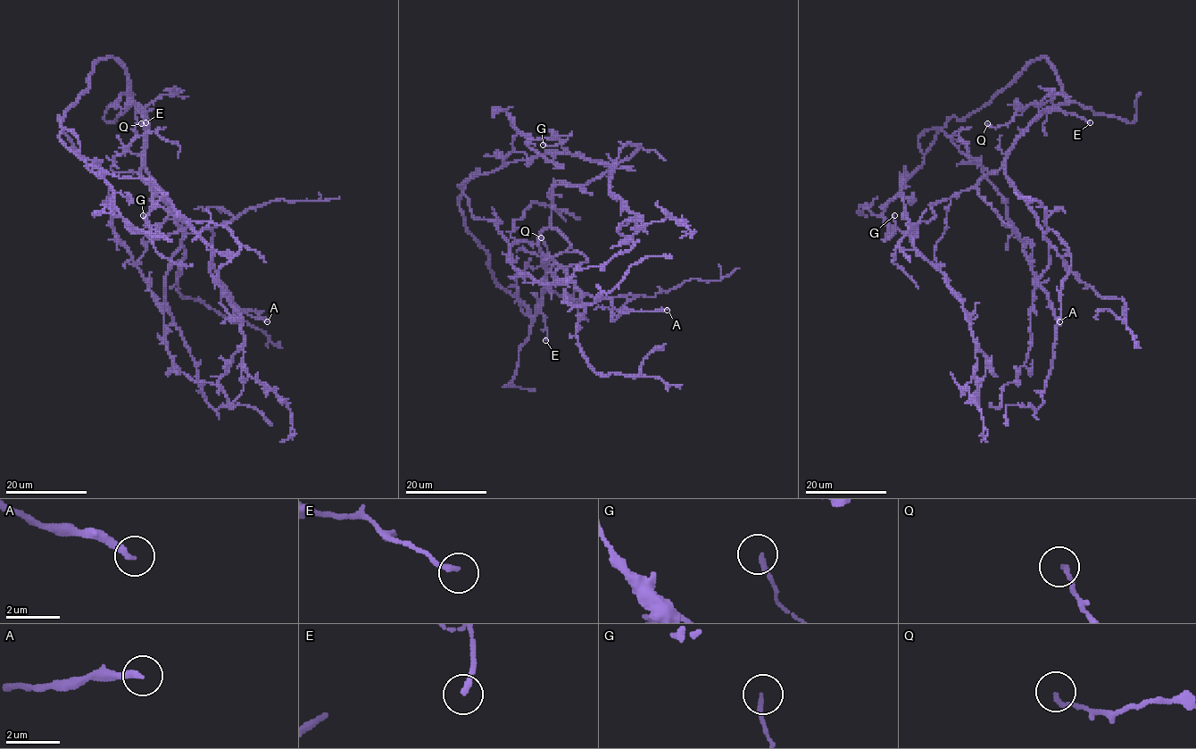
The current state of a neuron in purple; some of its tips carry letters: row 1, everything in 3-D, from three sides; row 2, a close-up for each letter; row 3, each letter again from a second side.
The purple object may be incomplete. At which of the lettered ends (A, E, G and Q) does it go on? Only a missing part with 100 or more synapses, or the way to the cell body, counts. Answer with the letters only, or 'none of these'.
none of these

